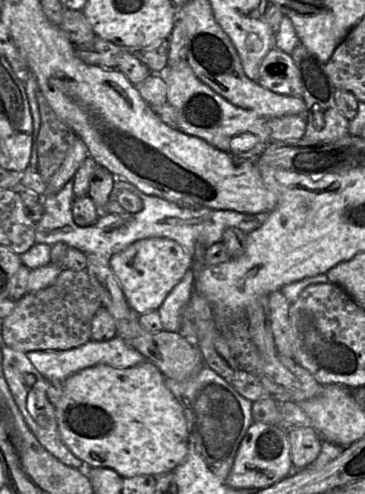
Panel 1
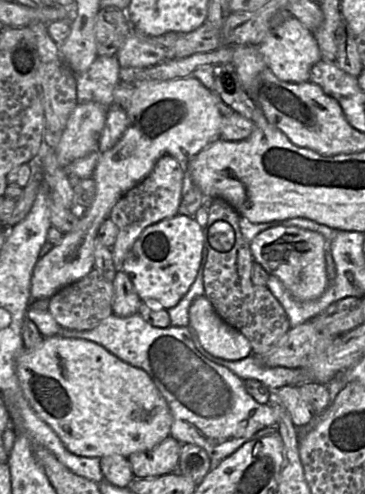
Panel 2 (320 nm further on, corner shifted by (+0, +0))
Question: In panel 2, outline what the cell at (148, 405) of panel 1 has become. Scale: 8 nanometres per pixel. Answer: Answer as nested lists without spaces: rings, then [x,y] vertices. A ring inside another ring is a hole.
[[[61,336],[46,337],[34,349],[23,349],[16,359],[16,373],[32,409],[76,455],[98,458],[122,455],[128,458],[133,453],[154,448],[170,436],[173,417],[150,375],[100,344]]]

